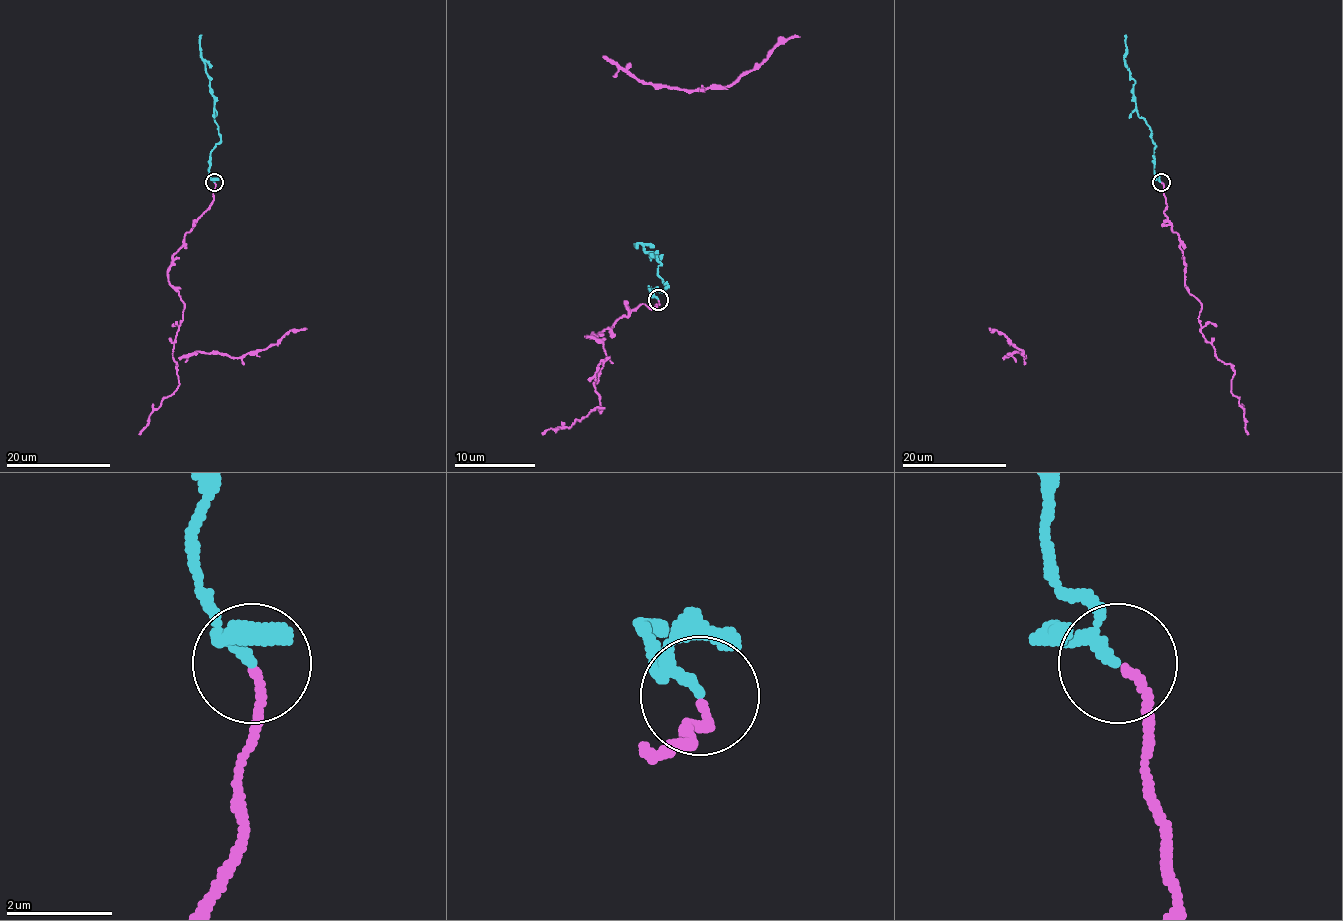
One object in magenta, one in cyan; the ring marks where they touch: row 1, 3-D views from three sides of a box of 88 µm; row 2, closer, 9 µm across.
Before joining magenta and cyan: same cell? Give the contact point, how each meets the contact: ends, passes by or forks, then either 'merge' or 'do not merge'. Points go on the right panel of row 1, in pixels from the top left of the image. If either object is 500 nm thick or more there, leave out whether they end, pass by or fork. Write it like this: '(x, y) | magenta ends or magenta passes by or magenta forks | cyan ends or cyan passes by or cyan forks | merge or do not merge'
(1161, 182) | magenta ends | cyan passes by | merge

